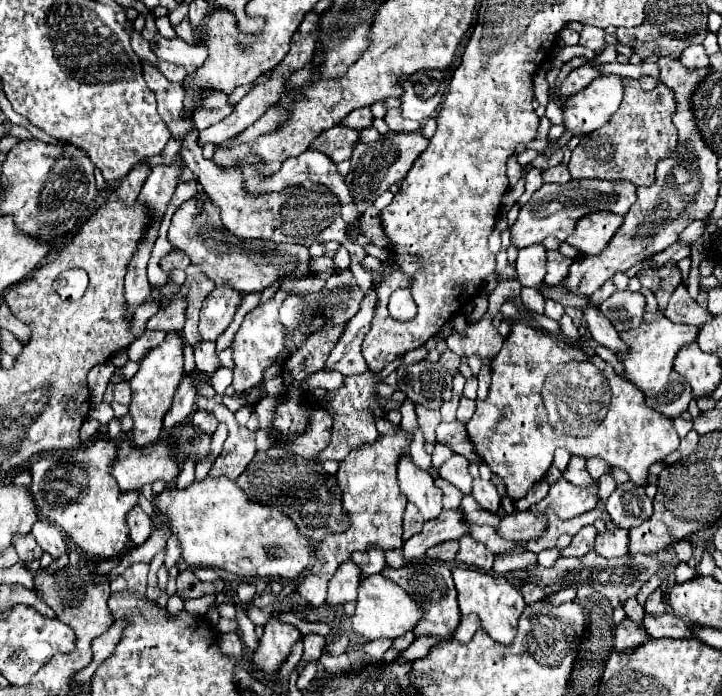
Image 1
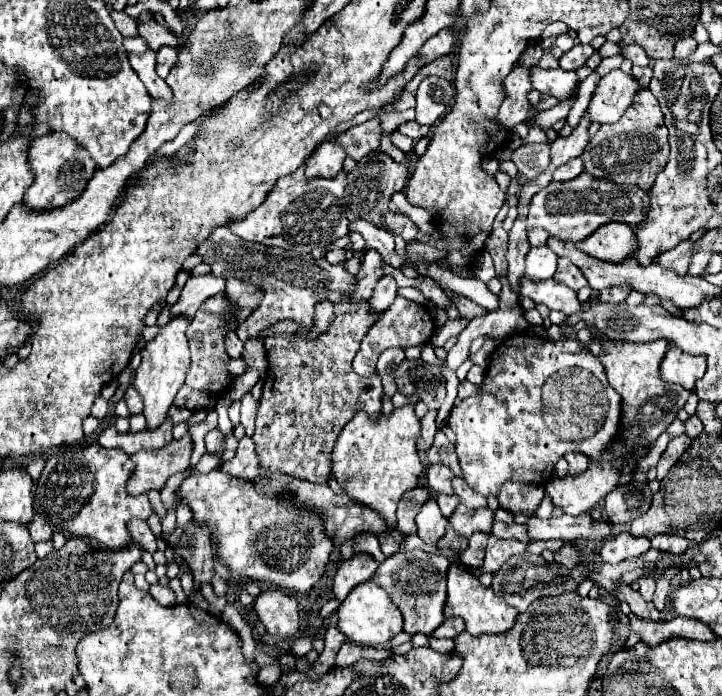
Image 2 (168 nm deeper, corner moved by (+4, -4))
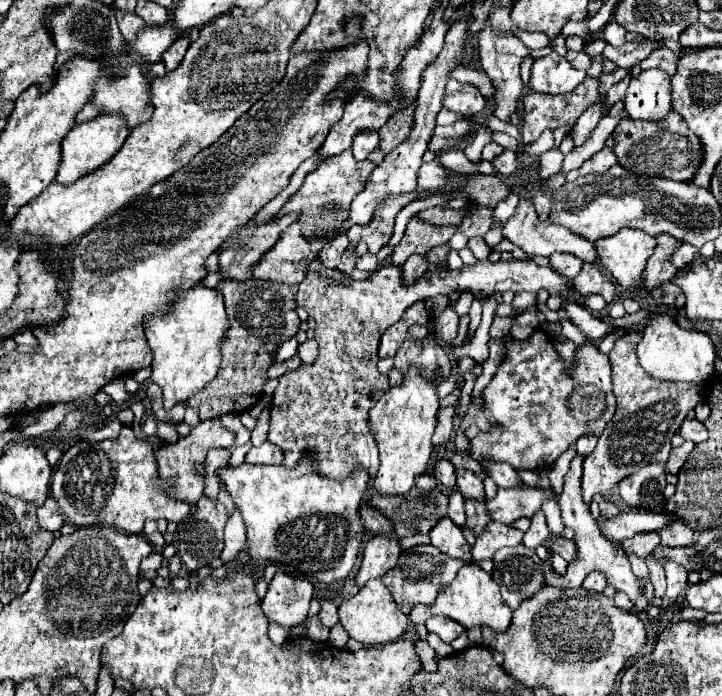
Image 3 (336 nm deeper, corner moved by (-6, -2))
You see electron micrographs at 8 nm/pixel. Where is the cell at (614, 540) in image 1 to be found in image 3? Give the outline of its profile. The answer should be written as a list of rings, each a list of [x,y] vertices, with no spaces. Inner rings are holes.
[[[639,533],[631,539],[625,539],[623,547],[627,553],[635,553],[637,557],[647,557],[659,543],[661,543],[659,533]]]

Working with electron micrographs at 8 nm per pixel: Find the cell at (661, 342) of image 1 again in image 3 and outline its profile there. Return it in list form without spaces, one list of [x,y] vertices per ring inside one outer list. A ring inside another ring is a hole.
[[[629,331],[619,337],[609,353],[613,393],[617,409],[605,431],[599,435],[599,443],[583,461],[583,499],[589,503],[595,493],[607,495],[623,477],[639,471],[649,463],[667,463],[671,451],[671,437],[687,417],[687,413],[703,399],[701,387],[695,383],[669,383],[653,379],[637,363],[639,331]]]

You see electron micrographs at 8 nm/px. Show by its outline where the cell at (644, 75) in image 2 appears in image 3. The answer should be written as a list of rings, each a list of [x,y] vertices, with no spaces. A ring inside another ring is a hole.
[[[655,49],[645,61],[641,61],[641,69],[657,67],[657,69],[667,71],[669,75],[675,75],[677,61],[679,61],[679,55],[677,55],[677,53],[673,53],[673,51],[669,51],[669,49]]]

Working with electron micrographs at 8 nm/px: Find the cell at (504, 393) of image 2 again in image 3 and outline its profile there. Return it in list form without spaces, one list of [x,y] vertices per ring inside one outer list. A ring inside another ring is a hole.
[[[535,331],[523,341],[507,337],[505,349],[503,363],[483,391],[483,403],[503,427],[479,433],[471,441],[471,457],[475,461],[489,457],[497,463],[505,461],[515,469],[535,471],[553,465],[555,459],[569,445],[575,445],[581,435],[601,435],[615,414],[616,401],[611,388],[609,359],[593,341],[578,347],[567,373],[563,371],[563,359],[555,351],[547,333]]]

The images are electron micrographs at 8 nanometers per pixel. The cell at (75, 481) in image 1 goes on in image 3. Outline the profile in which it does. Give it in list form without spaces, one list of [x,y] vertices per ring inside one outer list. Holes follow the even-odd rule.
[[[125,425],[115,441],[81,441],[69,447],[57,463],[51,495],[69,523],[77,527],[111,525],[123,533],[141,533],[145,519],[187,521],[191,511],[191,503],[173,499],[163,491],[153,445],[139,439],[131,425]],[[101,449],[105,455],[101,455]]]

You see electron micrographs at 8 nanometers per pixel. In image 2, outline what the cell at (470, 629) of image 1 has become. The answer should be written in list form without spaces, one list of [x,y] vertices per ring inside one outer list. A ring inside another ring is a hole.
[[[447,619],[445,625],[439,625],[439,629],[433,631],[433,637],[453,639],[453,637],[457,637],[463,631],[465,631],[465,621],[463,619]]]

